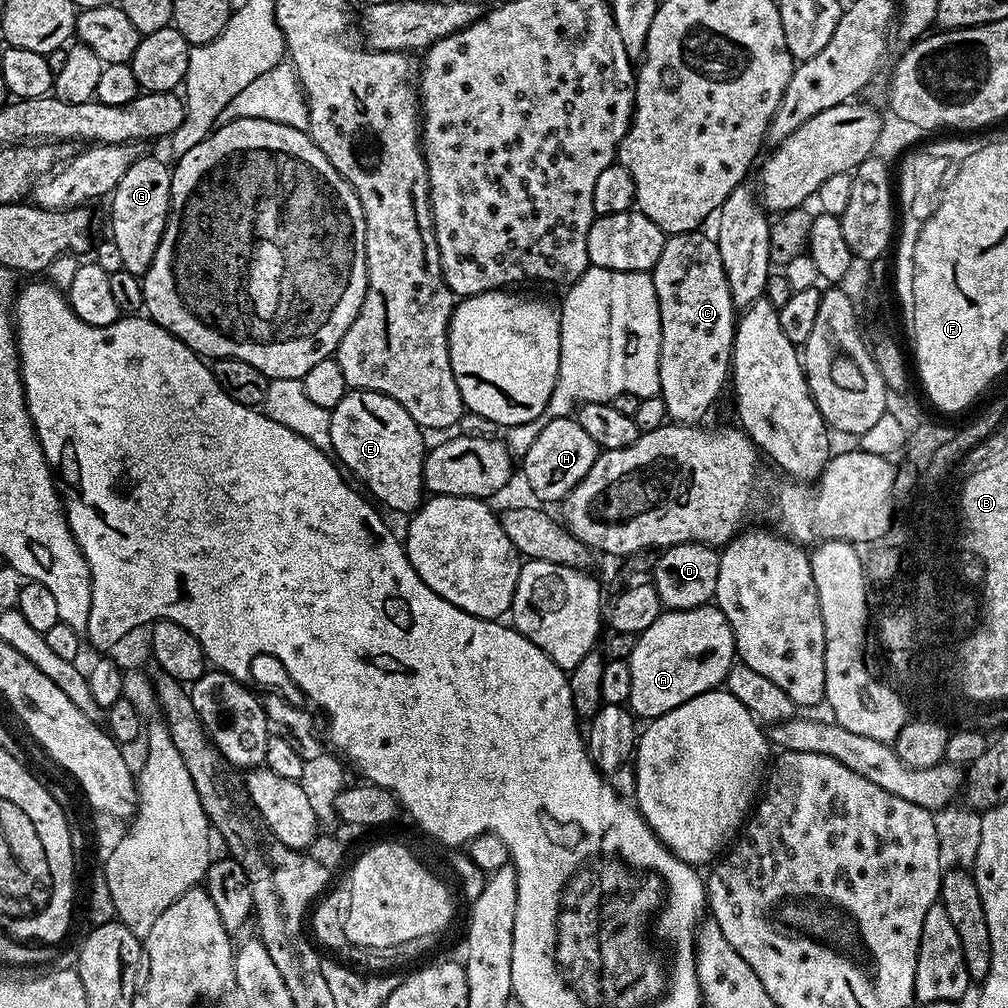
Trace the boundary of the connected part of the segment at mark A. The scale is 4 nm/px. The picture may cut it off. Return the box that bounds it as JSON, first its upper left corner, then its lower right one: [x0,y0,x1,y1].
[627,603,737,721]

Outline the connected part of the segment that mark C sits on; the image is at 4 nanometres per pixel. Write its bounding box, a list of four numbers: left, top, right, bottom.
[650,230,738,424]

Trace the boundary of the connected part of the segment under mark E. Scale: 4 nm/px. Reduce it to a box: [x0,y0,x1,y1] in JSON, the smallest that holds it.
[330,390,426,514]

